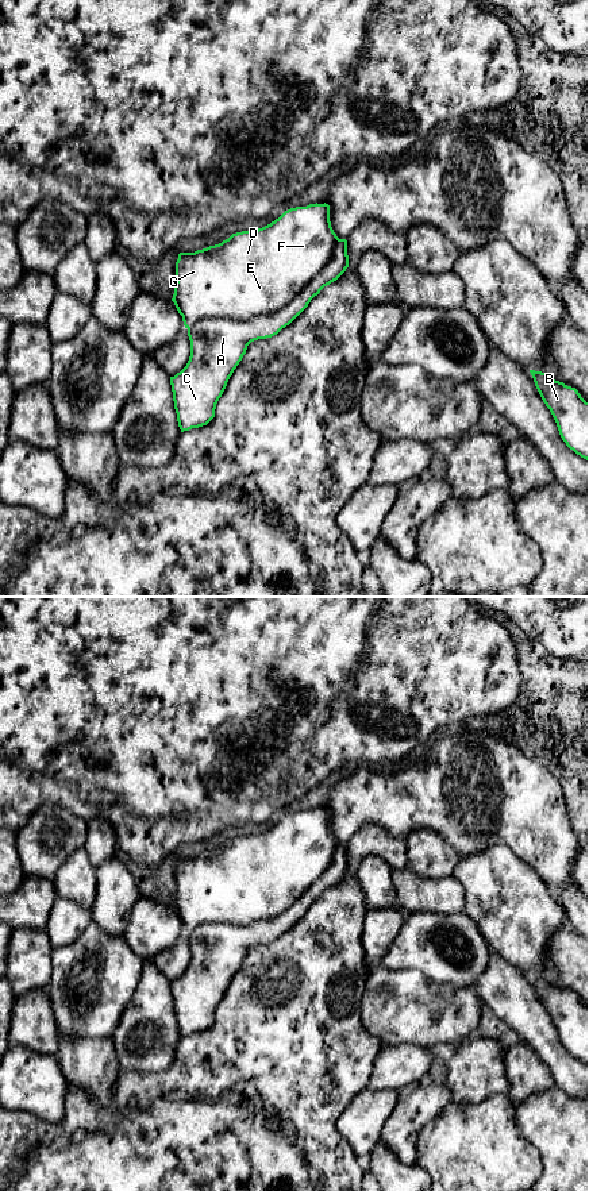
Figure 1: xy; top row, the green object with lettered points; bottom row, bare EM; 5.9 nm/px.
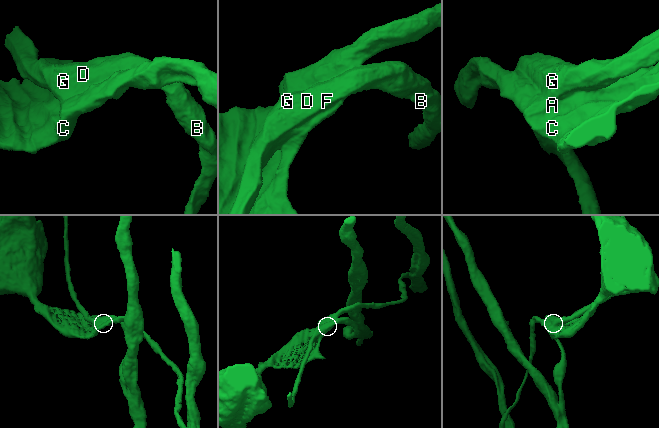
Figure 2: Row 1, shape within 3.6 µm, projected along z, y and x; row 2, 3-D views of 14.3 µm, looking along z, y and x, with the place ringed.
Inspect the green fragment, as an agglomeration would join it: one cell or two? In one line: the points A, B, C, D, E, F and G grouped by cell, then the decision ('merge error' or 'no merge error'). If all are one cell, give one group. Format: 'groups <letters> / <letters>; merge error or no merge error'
groups A C / B D E F G; merge error

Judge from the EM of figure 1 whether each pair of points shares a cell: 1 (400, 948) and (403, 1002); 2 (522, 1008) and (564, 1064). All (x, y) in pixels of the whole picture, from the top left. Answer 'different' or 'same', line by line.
1: different
2: same

